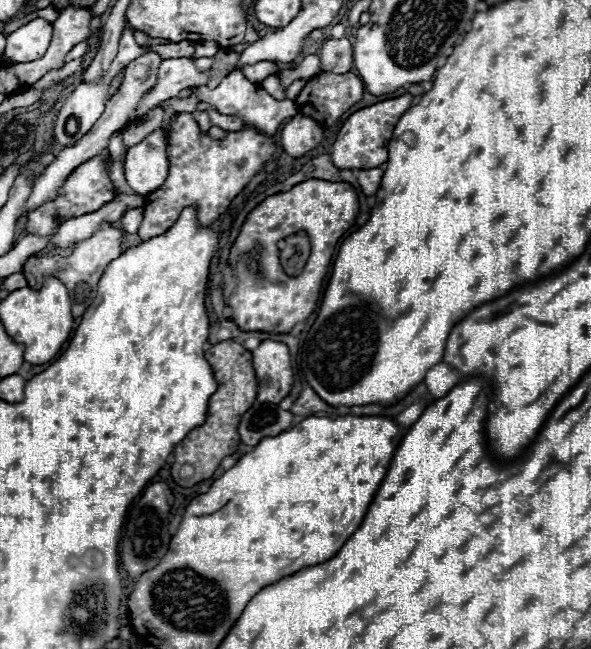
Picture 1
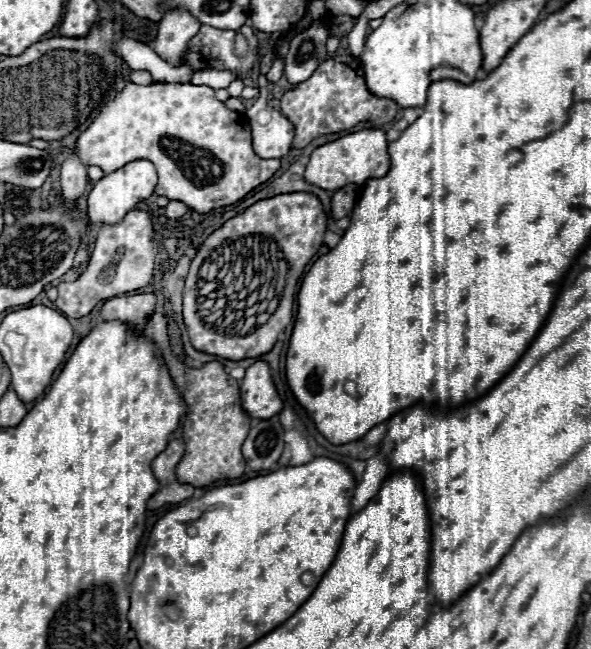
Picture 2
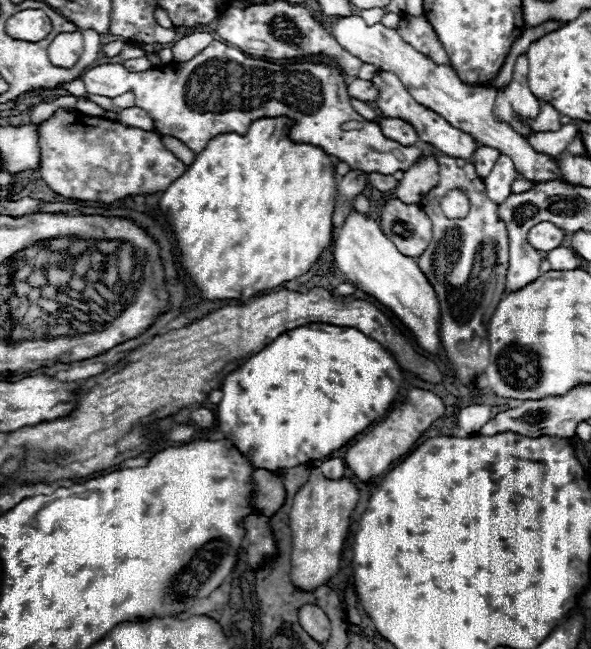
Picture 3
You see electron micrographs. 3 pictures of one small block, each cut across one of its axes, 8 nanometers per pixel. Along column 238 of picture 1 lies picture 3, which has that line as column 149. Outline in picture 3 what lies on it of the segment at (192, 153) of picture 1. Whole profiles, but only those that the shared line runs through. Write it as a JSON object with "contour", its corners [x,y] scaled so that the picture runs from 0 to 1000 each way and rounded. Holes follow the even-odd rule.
{"contour":[[[98,169],[81,188],[68,191],[64,203],[68,203],[68,228],[71,228],[71,243],[68,243],[71,277],[81,284],[81,290],[88,290],[91,296],[112,305],[166,308],[186,314],[220,299],[277,296],[315,262],[315,256],[291,234],[281,231],[271,206],[257,200],[213,197],[179,182],[159,182],[159,179],[142,179],[135,173]]]}

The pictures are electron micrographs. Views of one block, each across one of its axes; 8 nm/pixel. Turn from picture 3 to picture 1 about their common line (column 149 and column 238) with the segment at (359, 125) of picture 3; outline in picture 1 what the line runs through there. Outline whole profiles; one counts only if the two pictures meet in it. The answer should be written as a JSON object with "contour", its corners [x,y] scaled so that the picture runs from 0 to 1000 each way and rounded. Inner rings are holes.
{"contour":[[[396,108],[389,111],[362,139],[355,139],[352,133],[338,133],[332,139],[338,157],[352,157],[352,160],[362,160],[365,169],[372,176],[399,176],[399,179],[409,179],[413,185],[413,194],[420,197],[433,197],[453,210],[464,210],[470,194],[477,191],[477,185],[484,182],[494,182],[504,176],[501,169],[501,160],[494,154],[481,154],[481,157],[470,157],[464,154],[450,139],[443,139],[437,129],[423,129],[413,114],[406,108]]]}

